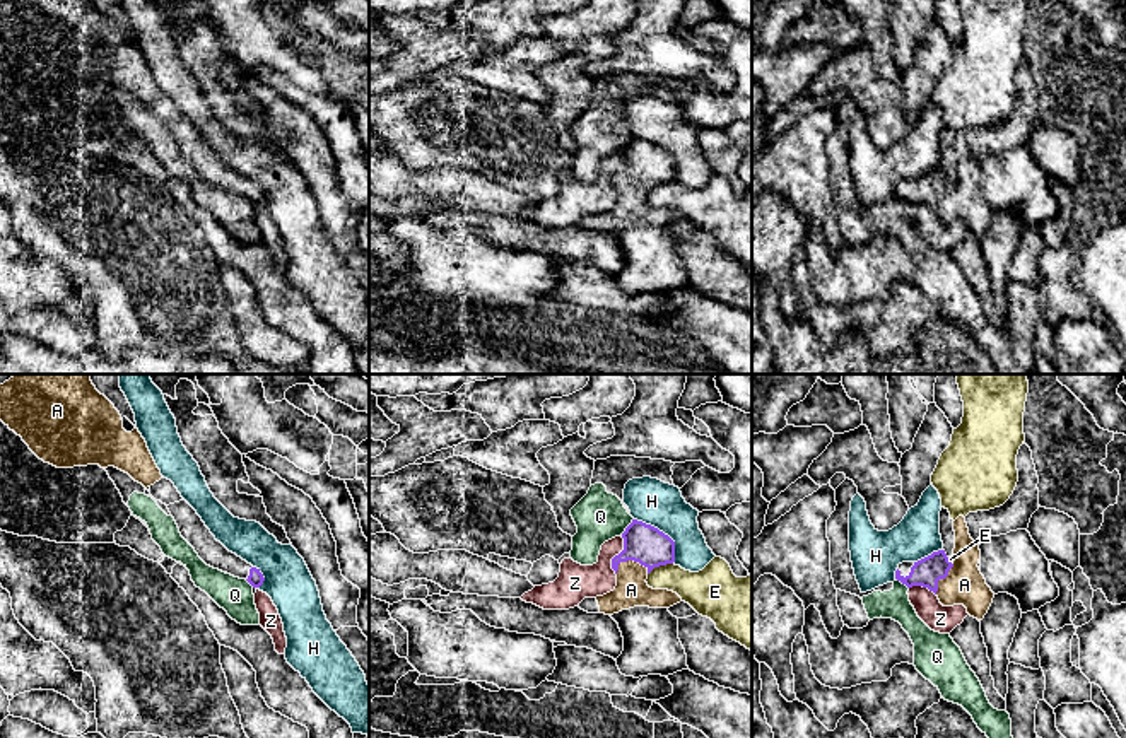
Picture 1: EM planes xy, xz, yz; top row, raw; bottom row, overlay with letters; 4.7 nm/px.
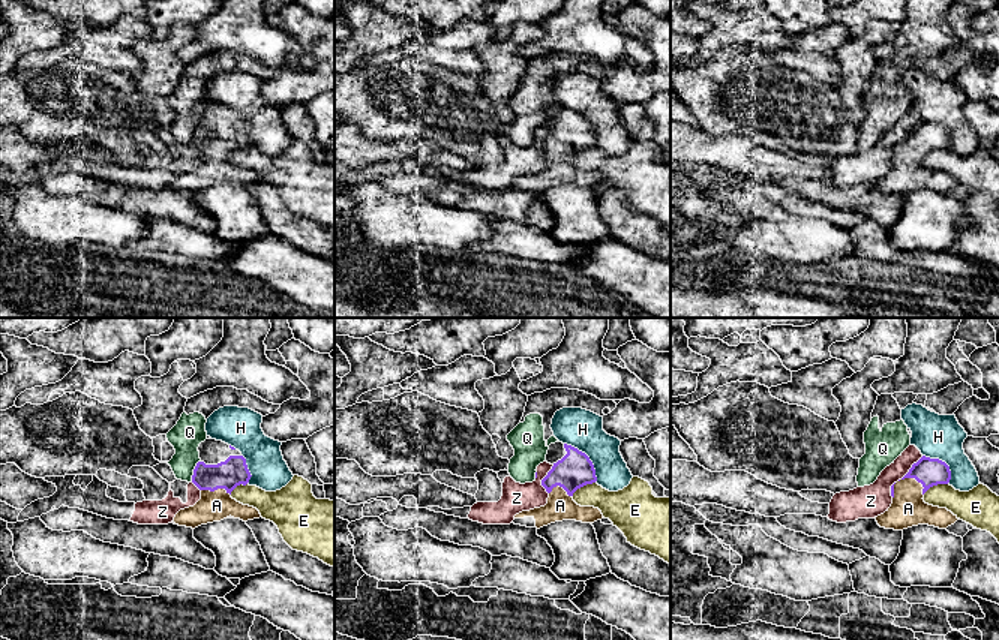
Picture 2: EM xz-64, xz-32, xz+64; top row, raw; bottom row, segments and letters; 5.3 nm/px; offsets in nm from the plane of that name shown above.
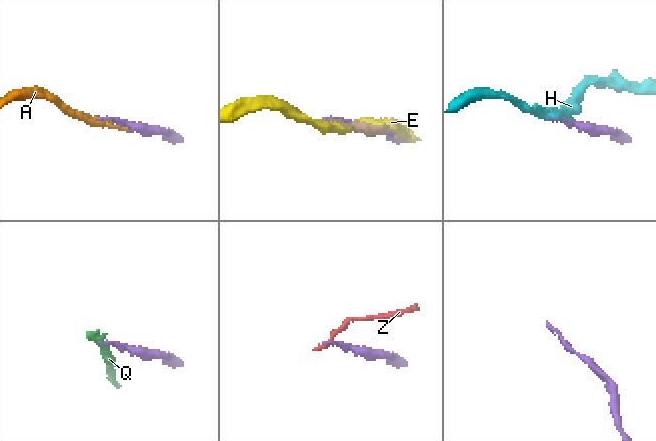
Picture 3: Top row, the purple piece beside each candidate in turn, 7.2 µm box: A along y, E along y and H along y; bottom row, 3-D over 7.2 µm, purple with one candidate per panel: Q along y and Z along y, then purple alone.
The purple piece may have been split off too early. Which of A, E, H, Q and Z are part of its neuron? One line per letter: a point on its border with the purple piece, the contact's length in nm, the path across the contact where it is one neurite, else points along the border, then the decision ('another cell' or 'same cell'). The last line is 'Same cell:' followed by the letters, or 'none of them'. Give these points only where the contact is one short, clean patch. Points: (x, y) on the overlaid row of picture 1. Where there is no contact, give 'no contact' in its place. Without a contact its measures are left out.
A: meets purple in xz at (631, 559); contact 160 nm long; same cell
E: meets purple in xz at (660, 564); contact 130 nm long; another cell
H: meets purple in xz at (663, 533); contact 280 nm long; another cell
Q: meets purple in xz at (627, 527); contact 110 nm long; border along xz (633, 518), (621, 535); another cell
Z: meets purple in xz at (615, 556); contact 190 nm long; another cell
Same cell: A

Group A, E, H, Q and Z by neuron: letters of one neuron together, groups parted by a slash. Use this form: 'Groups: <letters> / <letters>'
Groups: A / E / H / Q / Z

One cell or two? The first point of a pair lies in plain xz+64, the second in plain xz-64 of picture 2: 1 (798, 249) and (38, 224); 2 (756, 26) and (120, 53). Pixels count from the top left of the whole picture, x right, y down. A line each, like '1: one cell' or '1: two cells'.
1: one cell
2: two cells

